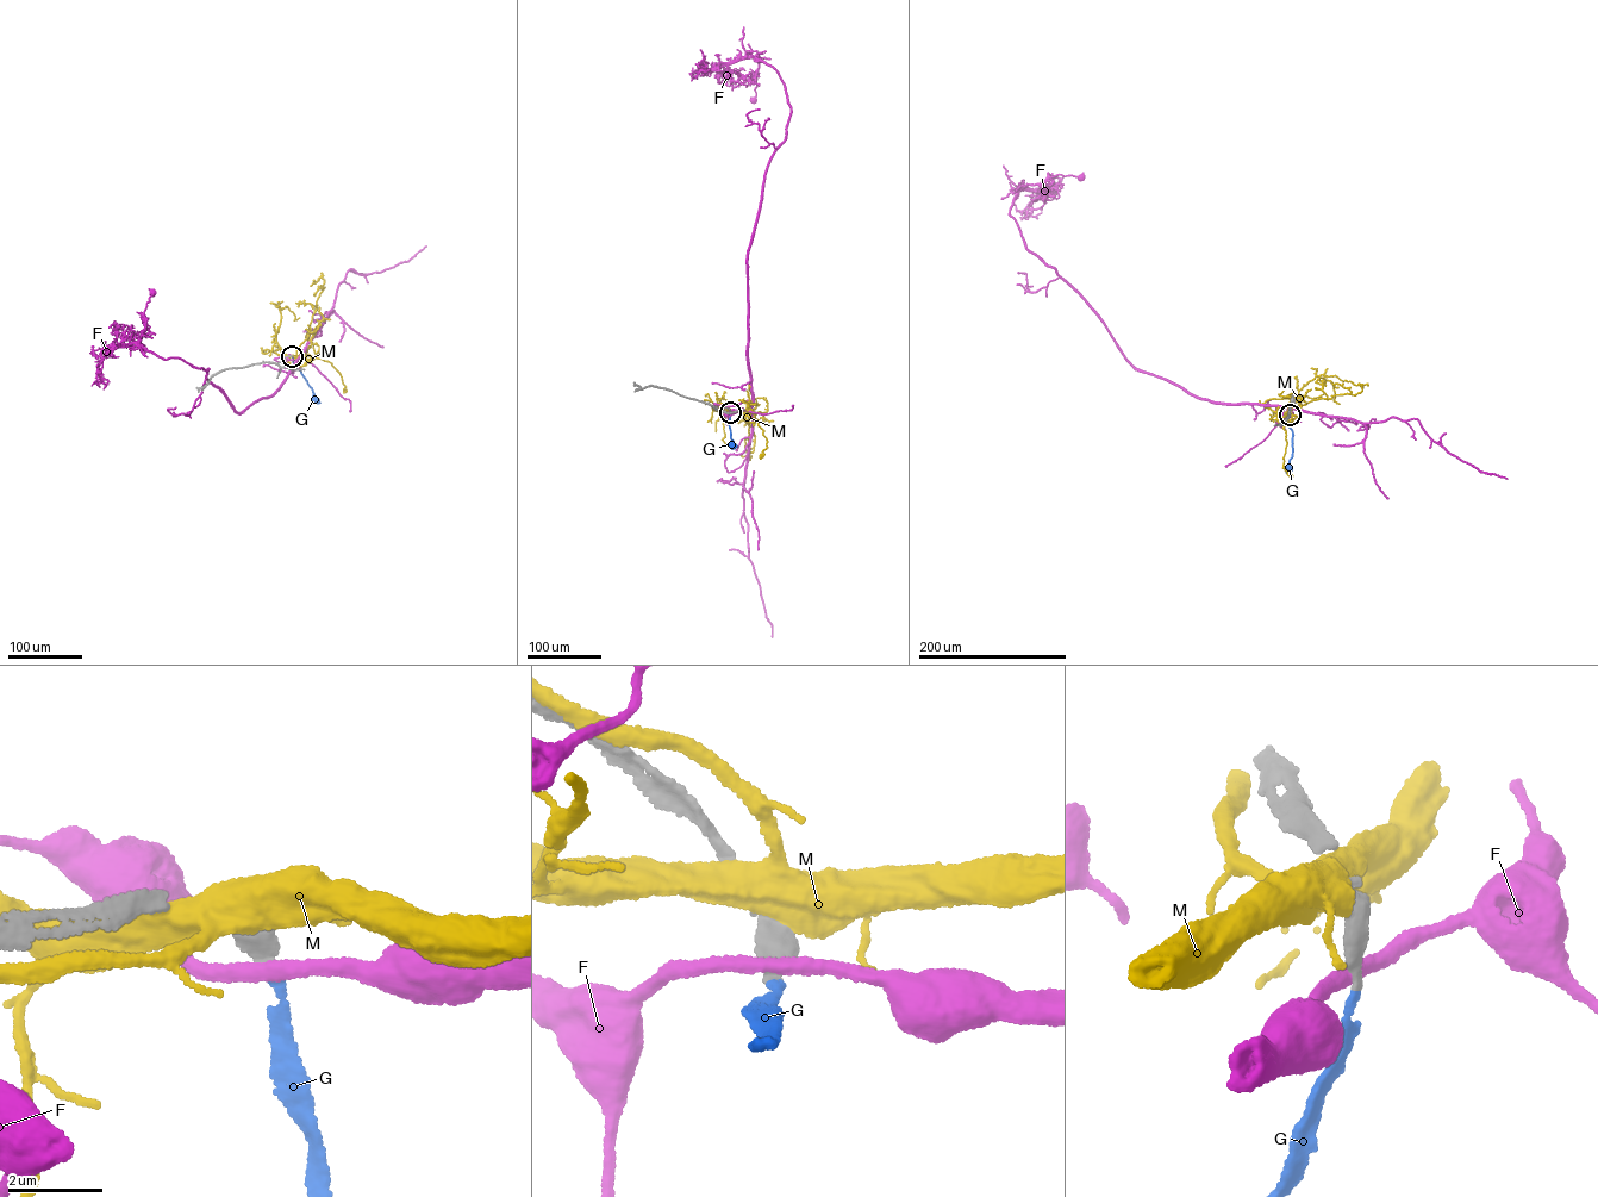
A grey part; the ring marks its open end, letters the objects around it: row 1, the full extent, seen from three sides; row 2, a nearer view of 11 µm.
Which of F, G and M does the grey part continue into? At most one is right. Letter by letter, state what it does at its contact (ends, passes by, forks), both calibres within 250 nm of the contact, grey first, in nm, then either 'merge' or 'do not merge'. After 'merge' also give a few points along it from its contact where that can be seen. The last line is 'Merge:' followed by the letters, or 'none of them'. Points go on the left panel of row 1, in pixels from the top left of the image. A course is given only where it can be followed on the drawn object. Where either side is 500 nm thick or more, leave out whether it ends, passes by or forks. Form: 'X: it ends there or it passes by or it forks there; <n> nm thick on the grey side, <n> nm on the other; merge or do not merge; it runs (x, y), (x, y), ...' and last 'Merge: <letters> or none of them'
F: it passes by; 440 nm thick on the grey side, 320 nm on the other; do not merge
G: it ends there; 340 nm thick on the grey side, 170 nm on the other; merge; it runs (292, 356), (313, 399)
M: 600 nm thick on the grey side, 850 nm on the other; do not merge
Merge: G

